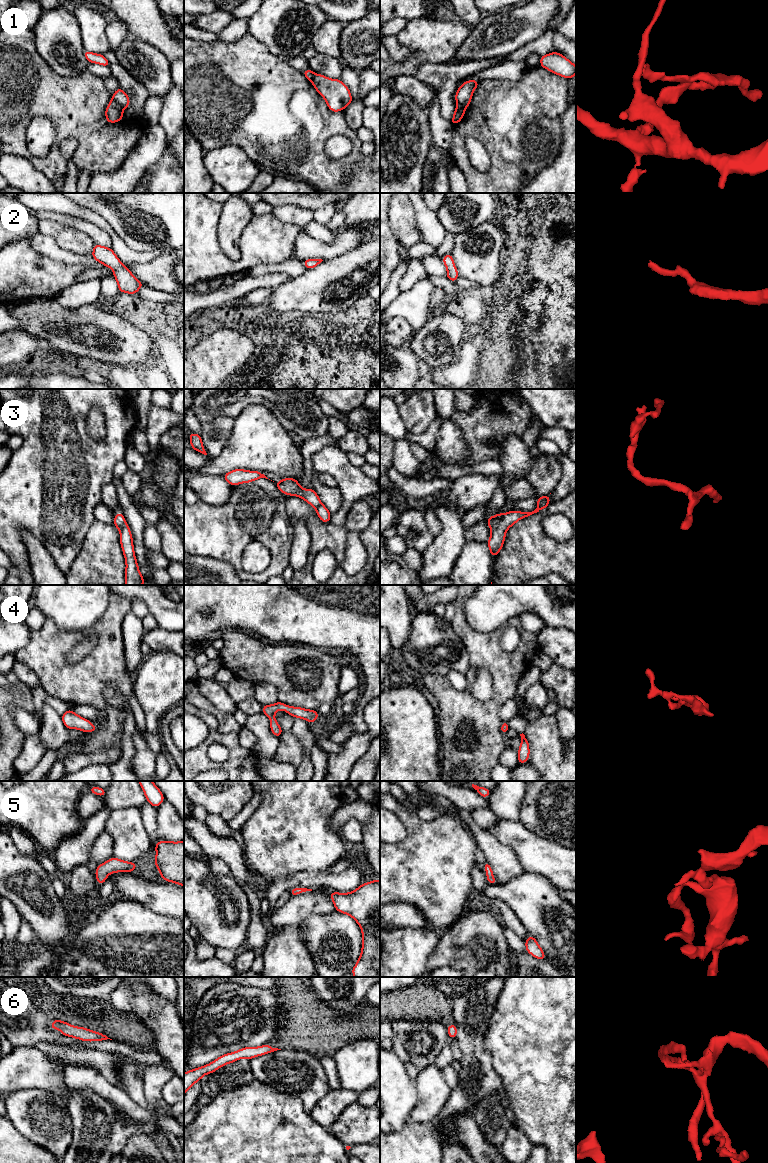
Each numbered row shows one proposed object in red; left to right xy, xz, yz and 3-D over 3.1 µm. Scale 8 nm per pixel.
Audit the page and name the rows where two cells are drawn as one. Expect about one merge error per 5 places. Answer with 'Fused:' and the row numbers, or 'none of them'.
Fused: 1, 3

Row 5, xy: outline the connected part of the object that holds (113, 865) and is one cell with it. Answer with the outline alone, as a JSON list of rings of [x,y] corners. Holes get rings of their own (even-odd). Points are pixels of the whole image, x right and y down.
[[[111,857],[108,861],[97,866],[95,875],[97,882],[102,885],[107,876],[116,872],[133,872],[137,867],[137,862],[127,862],[115,857]]]

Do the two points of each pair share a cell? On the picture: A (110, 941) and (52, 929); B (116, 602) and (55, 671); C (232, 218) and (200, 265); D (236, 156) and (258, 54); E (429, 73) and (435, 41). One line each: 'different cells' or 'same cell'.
A: different cells
B: same cell
C: different cells
D: different cells
E: different cells

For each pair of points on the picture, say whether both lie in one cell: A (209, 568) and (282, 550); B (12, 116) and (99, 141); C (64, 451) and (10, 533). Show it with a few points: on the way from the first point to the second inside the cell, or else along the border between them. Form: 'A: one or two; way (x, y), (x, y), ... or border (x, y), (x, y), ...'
A: two; border (205, 557), (228, 562), (237, 574)
B: one; way (34, 108), (66, 108), (77, 119)
C: one; way (45, 471), (40, 476), (40, 481), (10, 513)

